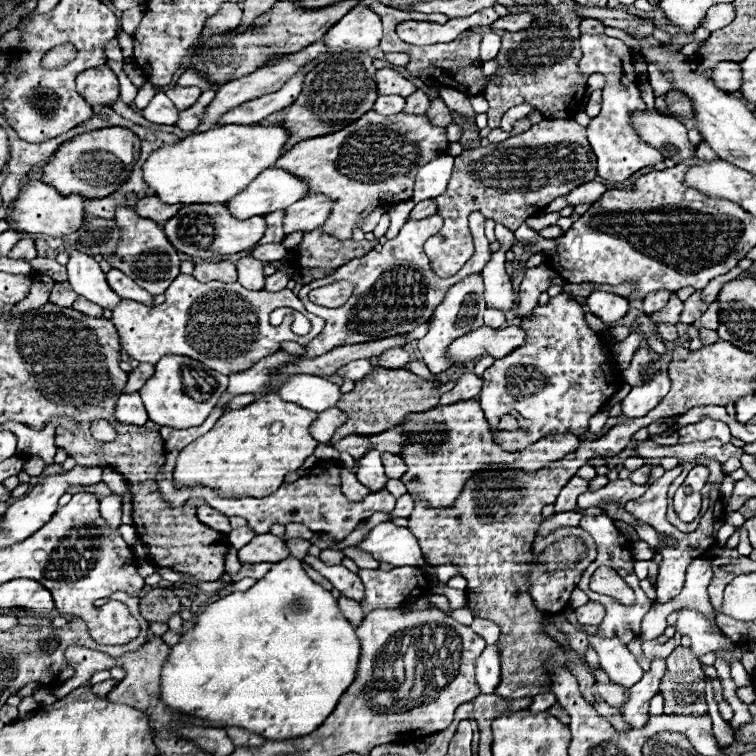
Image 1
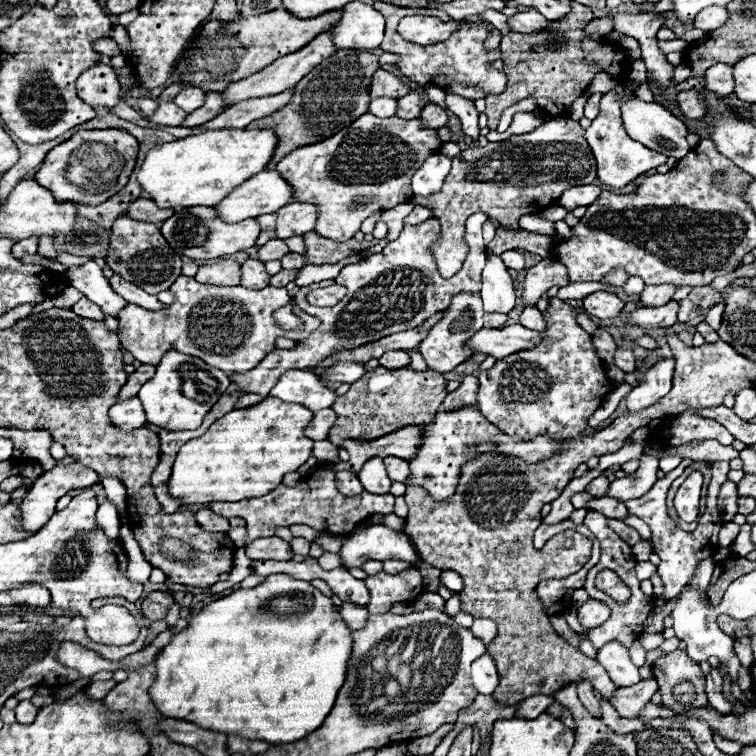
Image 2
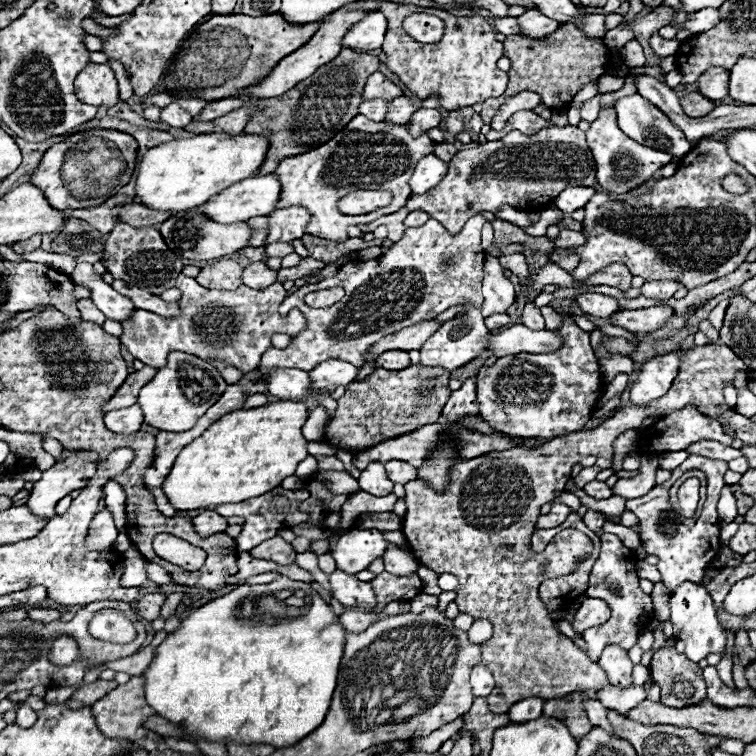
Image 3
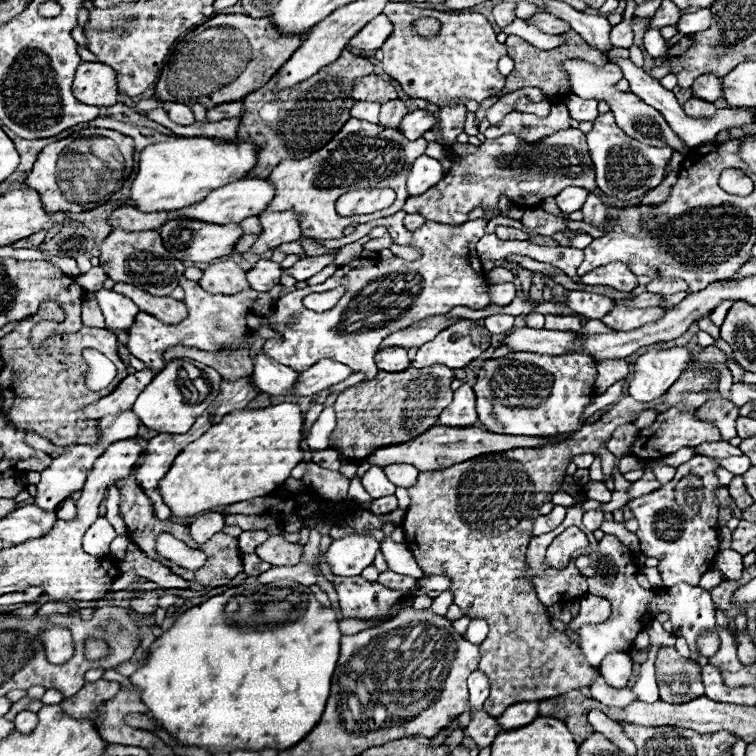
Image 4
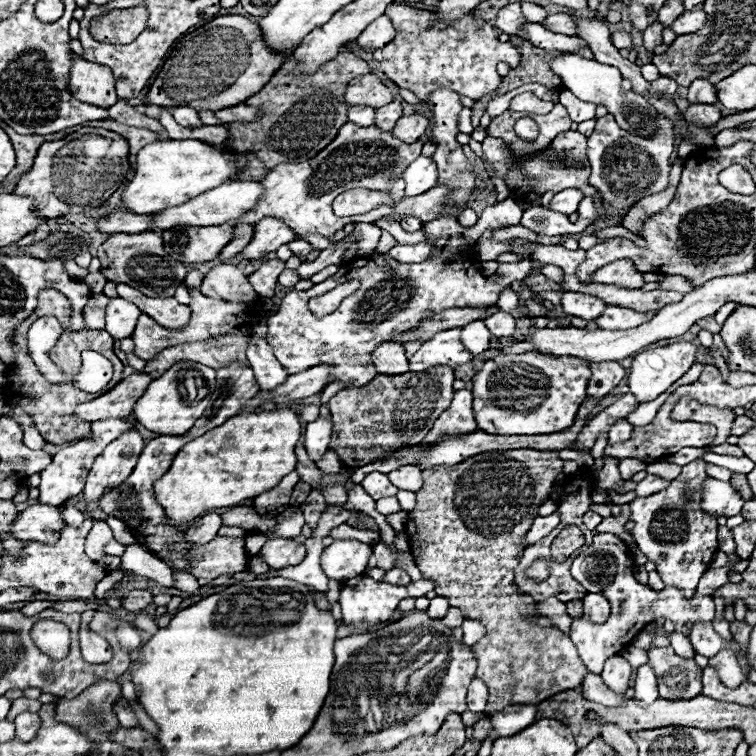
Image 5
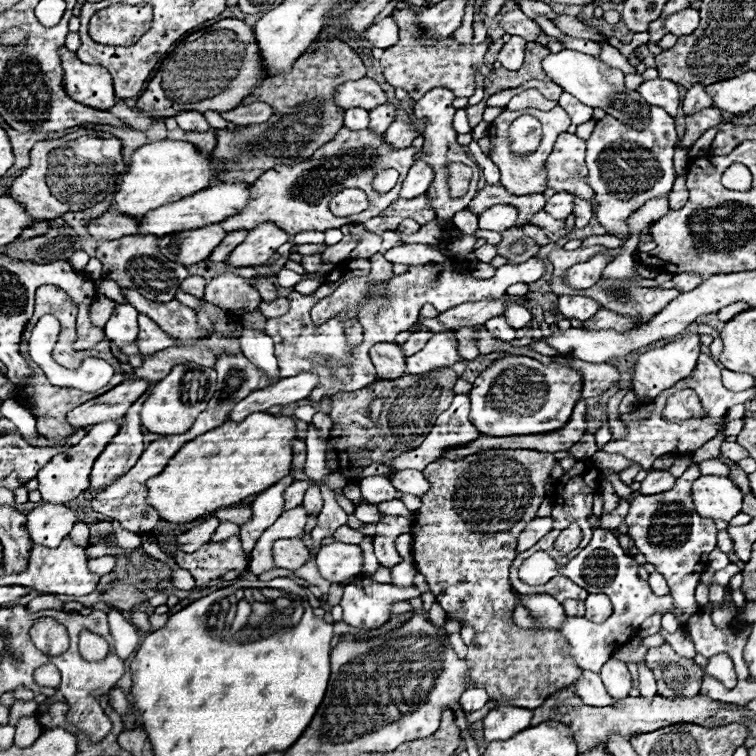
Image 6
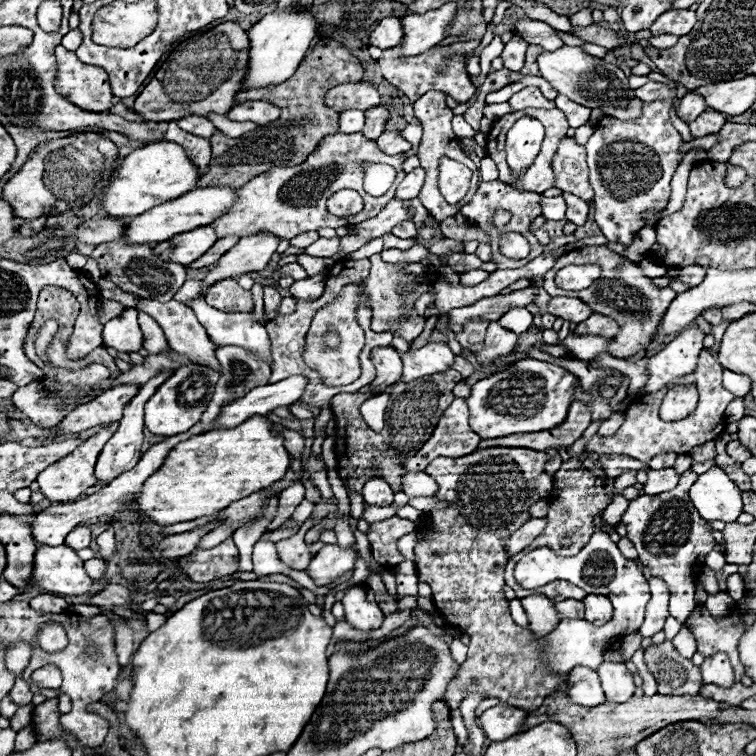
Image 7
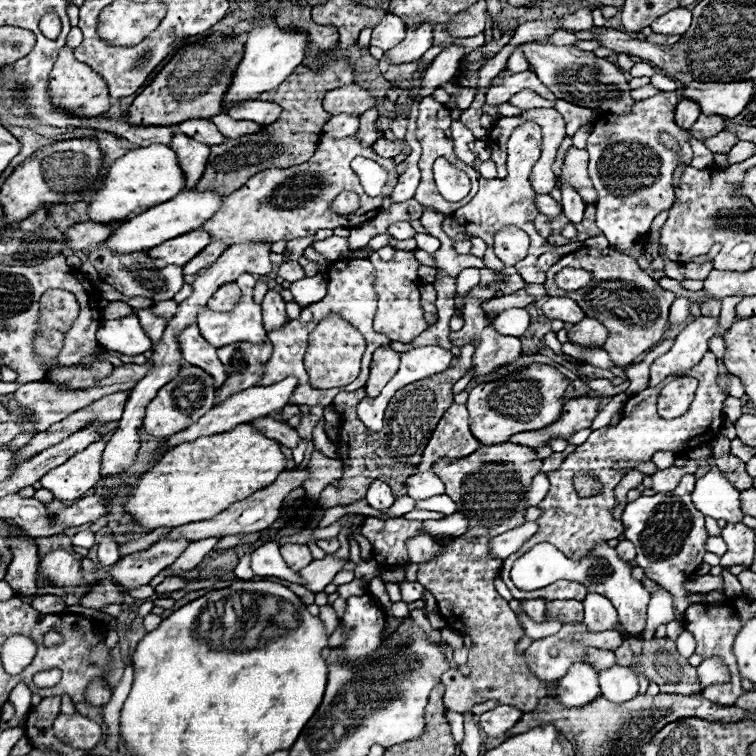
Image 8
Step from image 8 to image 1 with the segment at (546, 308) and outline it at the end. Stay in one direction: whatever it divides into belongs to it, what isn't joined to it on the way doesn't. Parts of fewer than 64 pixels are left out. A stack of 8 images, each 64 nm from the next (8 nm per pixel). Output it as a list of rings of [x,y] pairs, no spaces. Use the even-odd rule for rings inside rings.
[[[592,292],[586,298],[588,310],[598,316],[604,322],[616,322],[620,320],[626,310],[628,310],[628,300],[616,294],[606,294],[606,292]]]

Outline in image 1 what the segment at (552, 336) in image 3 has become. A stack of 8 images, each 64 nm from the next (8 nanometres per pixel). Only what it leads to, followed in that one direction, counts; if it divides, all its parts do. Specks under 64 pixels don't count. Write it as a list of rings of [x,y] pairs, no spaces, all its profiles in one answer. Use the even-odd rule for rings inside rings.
[[[508,326],[508,328],[478,328],[468,332],[464,338],[458,338],[452,342],[452,348],[448,354],[456,362],[470,362],[476,356],[492,356],[492,358],[504,358],[512,350],[524,346],[526,332],[520,326]]]

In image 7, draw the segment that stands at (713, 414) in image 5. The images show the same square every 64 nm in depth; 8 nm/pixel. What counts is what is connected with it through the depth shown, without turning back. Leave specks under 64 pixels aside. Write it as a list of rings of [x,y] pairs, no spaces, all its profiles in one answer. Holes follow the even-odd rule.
[[[714,440],[704,444],[704,446],[696,446],[696,450],[690,452],[694,462],[706,462],[706,460],[714,460],[716,458],[716,450],[714,450]]]

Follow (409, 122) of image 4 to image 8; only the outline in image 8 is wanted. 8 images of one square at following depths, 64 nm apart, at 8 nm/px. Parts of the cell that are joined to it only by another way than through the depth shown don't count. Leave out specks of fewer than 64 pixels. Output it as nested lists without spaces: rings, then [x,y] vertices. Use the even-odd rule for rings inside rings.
[[[380,138],[380,140],[376,140],[376,142],[372,144],[372,150],[374,150],[378,156],[382,156],[382,158],[392,158],[392,156],[396,156],[402,148],[404,148],[404,140],[400,140],[398,144],[392,144],[392,142],[388,142],[386,138]]]

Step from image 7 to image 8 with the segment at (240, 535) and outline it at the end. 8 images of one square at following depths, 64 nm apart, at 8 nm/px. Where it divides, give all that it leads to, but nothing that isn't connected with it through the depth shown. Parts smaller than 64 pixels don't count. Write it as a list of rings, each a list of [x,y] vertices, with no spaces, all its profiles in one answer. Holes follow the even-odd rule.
[[[247,552],[246,556],[240,560],[240,564],[236,566],[234,574],[240,578],[240,580],[252,580],[254,578],[254,572],[250,568],[250,556],[252,552]]]

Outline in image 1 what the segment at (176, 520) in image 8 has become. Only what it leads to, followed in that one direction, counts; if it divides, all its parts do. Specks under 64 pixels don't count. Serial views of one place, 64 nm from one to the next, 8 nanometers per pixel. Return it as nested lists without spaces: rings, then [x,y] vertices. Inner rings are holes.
[[[266,394],[260,400],[240,408],[226,410],[214,428],[180,450],[174,468],[174,488],[208,486],[220,490],[222,498],[268,496],[278,490],[288,472],[298,470],[314,454],[318,442],[310,436],[308,426],[316,412],[284,402],[278,394]]]

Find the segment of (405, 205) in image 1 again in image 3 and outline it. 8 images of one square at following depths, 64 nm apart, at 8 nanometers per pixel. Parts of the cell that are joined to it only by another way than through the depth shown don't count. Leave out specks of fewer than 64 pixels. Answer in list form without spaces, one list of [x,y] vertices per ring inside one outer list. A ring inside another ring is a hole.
[[[404,208],[404,210],[396,212],[396,214],[386,216],[386,218],[378,218],[378,220],[367,224],[366,232],[373,232],[377,226],[384,225],[388,228],[388,240],[390,242],[398,242],[404,236],[404,232],[406,232],[406,228],[402,224],[406,216],[408,216],[408,210]]]

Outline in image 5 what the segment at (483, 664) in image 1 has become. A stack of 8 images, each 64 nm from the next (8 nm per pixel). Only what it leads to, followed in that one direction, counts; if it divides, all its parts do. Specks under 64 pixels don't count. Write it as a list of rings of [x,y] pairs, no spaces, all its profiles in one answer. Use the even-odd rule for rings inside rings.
[[[472,680],[468,686],[468,694],[466,694],[466,702],[468,702],[468,710],[470,712],[482,712],[486,708],[486,700],[488,700],[488,688],[484,682],[480,680]]]

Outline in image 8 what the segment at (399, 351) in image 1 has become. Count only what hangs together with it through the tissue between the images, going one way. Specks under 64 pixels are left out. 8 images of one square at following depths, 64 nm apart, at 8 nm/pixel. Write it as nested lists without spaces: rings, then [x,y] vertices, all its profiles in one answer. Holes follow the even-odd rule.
[[[378,348],[374,352],[372,358],[372,366],[370,366],[370,376],[366,382],[366,394],[370,398],[376,398],[380,394],[380,390],[386,386],[388,378],[392,378],[392,374],[396,374],[400,366],[400,354],[388,348]]]

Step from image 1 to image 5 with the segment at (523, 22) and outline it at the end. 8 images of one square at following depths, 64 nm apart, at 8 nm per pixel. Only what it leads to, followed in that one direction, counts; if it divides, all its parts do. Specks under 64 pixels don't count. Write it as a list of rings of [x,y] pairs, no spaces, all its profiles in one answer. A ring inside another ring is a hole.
[[[558,12],[558,14],[550,14],[546,18],[546,28],[552,30],[552,32],[560,32],[560,34],[568,34],[568,36],[578,36],[578,30],[576,30],[576,22],[570,14],[564,14],[564,12]]]

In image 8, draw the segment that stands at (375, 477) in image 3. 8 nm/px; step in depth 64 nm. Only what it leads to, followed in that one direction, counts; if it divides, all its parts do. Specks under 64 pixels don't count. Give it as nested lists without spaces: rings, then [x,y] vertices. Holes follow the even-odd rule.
[[[380,480],[370,484],[366,500],[376,510],[386,510],[386,508],[390,508],[394,504],[394,496],[390,492],[390,486],[386,482],[380,482]]]

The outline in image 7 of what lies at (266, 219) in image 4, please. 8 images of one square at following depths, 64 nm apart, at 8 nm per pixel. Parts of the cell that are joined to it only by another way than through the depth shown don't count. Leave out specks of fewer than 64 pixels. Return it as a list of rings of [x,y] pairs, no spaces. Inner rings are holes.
[[[262,232],[256,236],[248,236],[248,238],[240,238],[234,248],[230,248],[220,260],[218,264],[206,274],[206,278],[202,280],[202,290],[196,298],[204,300],[208,286],[214,286],[216,282],[224,280],[224,278],[238,278],[240,274],[248,274],[248,272],[262,272],[272,254],[276,252],[280,238]]]

